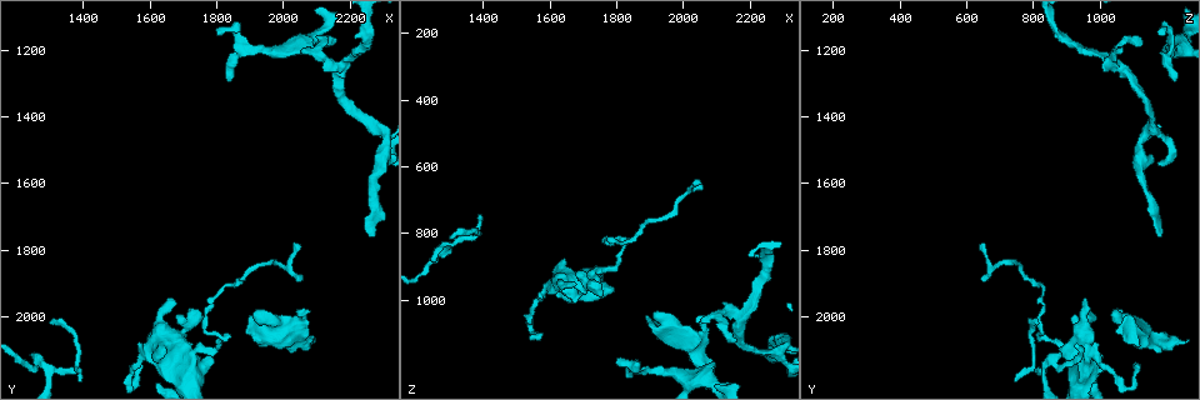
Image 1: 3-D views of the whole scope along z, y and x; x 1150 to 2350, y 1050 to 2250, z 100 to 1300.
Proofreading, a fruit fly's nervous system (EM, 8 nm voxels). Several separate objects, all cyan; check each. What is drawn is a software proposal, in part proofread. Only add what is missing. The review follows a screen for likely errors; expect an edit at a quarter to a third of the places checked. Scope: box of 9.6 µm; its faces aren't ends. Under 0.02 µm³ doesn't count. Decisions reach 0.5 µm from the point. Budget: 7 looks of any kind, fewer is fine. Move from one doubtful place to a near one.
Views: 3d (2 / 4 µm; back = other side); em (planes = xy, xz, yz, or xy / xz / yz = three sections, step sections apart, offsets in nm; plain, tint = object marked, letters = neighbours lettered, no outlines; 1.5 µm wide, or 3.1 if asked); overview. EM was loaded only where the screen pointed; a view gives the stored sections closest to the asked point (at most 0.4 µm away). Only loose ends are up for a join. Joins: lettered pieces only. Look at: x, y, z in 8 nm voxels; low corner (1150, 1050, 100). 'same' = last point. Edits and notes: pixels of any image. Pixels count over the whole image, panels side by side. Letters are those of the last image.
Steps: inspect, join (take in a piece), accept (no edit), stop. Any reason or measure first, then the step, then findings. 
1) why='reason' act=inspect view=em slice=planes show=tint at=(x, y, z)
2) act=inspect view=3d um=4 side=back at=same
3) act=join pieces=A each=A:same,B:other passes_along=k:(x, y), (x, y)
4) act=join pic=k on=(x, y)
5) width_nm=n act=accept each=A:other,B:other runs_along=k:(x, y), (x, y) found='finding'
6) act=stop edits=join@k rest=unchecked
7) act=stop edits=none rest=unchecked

why='tapers out' act=inspect view=em slice=planes show=letters at=(2260, 1770, 1180)

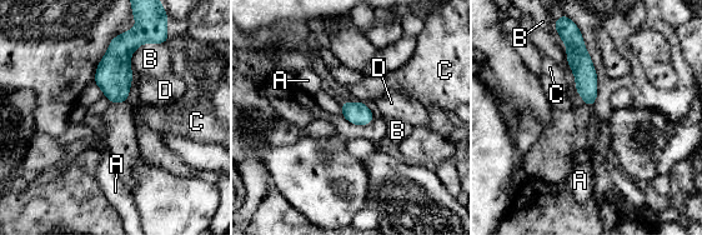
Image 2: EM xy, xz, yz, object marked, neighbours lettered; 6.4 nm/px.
longest_contact=B:260nm act=accept each=A:other,B:other,C:other,D:other found='no lettered piece goes on from it'

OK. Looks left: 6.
act=inspect view=3d um=4 side=back at=(1580, 2150, 1120)

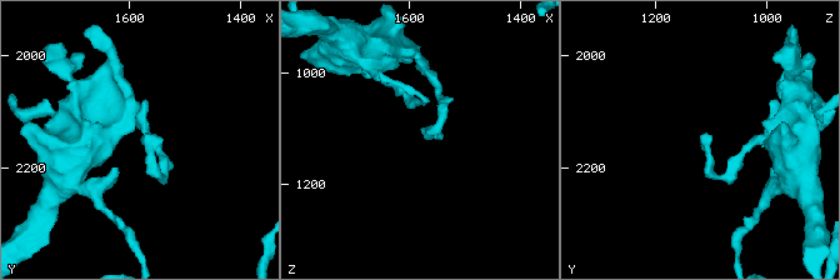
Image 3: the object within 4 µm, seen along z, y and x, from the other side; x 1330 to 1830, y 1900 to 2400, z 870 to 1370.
why='need the tissue' act=inspect view=em slice=planes show=letters at=(1575, 2150, 1120)

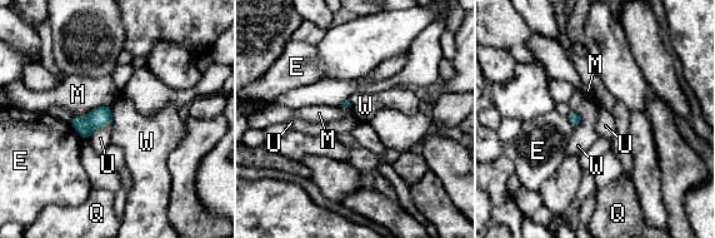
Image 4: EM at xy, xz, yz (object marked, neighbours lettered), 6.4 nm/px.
longest_contact=U:200nm act=accept each=E:other,M:other,Q:other,U:other,W:other border=4:(571, 109), (580, 118), (575, 128) found='no lettered piece goes on from it'

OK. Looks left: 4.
act=inspect view=em slice=xy step=4 show=letters at=(1390, 2200, 750)

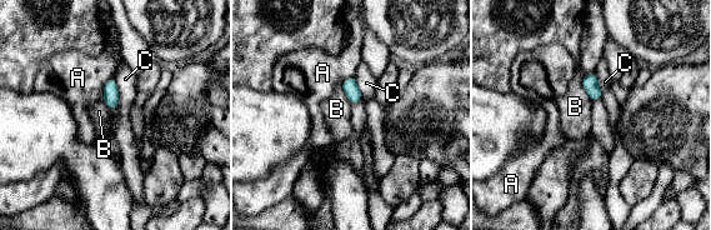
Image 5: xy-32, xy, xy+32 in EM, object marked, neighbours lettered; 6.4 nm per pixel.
longest_contact=C:180nm act=accept each=A:other,B:other,C:other border=5:(582, 76), (582, 88), (592, 100) found='none of them fits'

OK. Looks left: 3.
act=stop edits=none rest=unchecked

